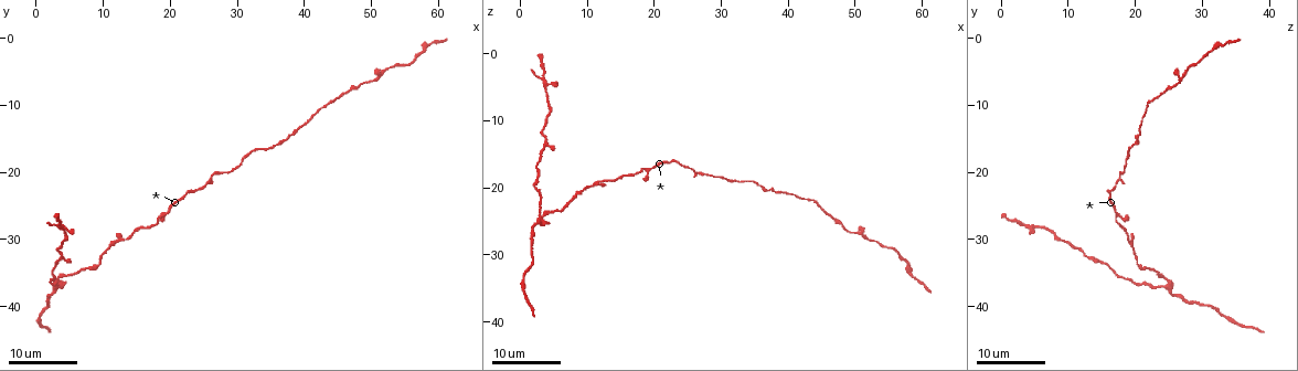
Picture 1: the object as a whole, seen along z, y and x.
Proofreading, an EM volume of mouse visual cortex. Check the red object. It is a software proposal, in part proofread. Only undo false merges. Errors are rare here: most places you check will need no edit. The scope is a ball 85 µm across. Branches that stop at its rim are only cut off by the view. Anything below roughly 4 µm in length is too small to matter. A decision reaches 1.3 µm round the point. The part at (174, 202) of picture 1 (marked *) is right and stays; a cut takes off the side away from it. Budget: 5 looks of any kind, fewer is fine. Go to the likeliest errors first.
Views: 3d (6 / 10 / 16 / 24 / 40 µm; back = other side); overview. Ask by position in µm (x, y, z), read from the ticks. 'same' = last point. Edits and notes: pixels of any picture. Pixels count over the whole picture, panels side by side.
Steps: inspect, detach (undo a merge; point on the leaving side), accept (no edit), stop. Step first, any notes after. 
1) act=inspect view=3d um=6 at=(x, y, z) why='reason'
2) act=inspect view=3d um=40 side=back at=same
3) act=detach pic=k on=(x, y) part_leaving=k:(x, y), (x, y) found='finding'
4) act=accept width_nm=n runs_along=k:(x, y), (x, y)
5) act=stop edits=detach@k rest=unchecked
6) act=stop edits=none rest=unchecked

act=inspect view=3d um=16 at=(3.0, 37.5, 24.5)

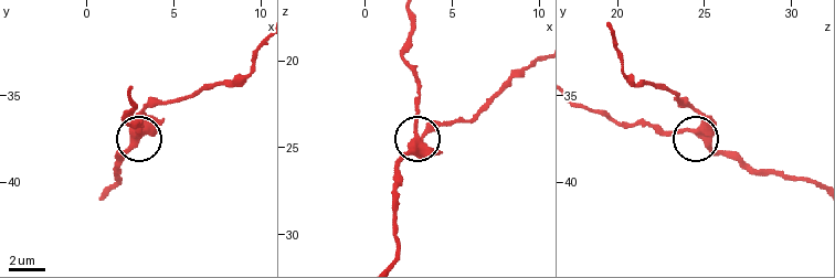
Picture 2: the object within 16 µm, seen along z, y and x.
act=inspect view=3d um=10 at=(3.0, 37.0, 24.4)

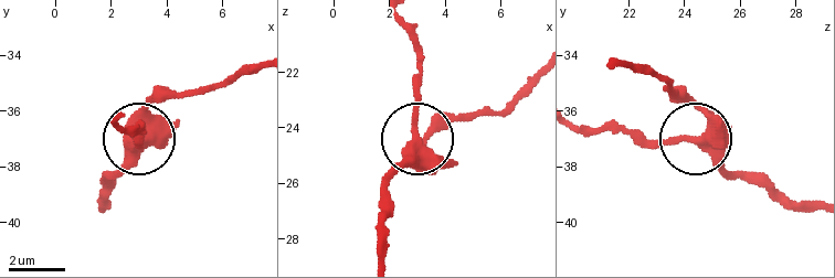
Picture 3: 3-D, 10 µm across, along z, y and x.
act=accept runs_along=3:(534, 79), (497, 113), (441, 123), (386, 183) found='all the same cell'

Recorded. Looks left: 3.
act=inspect view=3d um=16 at=(3.5, 28.0, 4.0) why='sudden change in width'

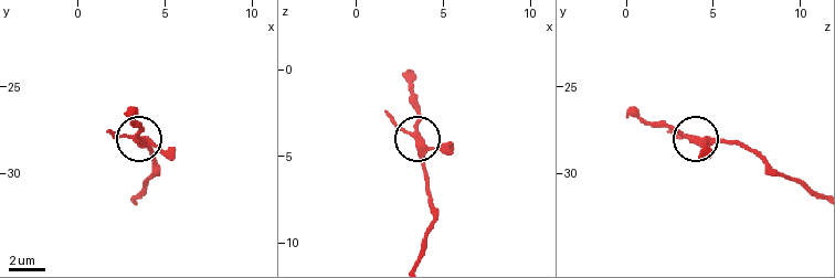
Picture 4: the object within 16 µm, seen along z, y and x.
act=inspect view=3d um=10 at=(3.5, 28.0, 3.8)

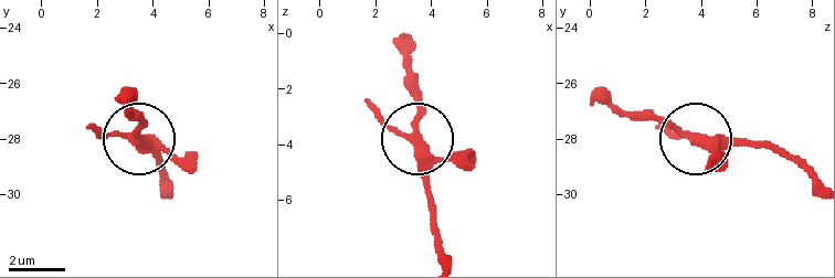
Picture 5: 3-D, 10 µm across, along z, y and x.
act=inspect view=3d um=6 at=(3.4, 28.1, 3.7) why='closer look'

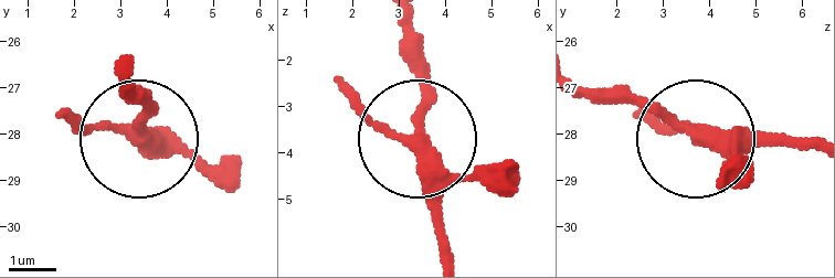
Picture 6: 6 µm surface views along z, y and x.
act=accept arms=3 runs_along=6:(450, 252), (437, 169), (418, 134), (425, 74), (413, 27) found='all the same cell'

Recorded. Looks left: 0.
act=stop edits=none rest=unchecked

